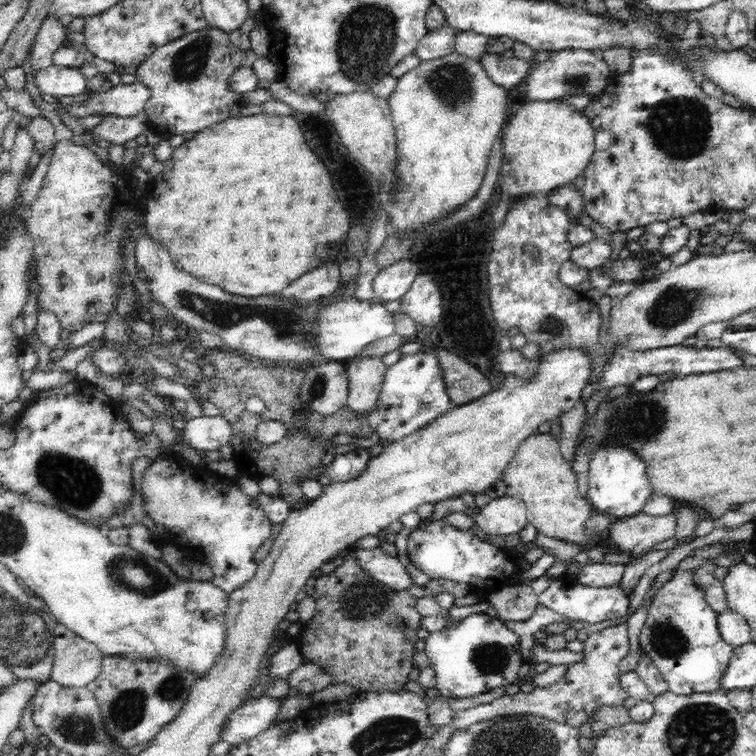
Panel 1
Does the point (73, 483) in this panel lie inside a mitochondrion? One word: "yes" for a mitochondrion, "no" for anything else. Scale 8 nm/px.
yes

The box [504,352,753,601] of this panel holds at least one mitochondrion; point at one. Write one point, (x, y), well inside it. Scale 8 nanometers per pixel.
(645, 420)

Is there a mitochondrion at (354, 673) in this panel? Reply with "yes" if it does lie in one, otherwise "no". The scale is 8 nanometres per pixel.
no

